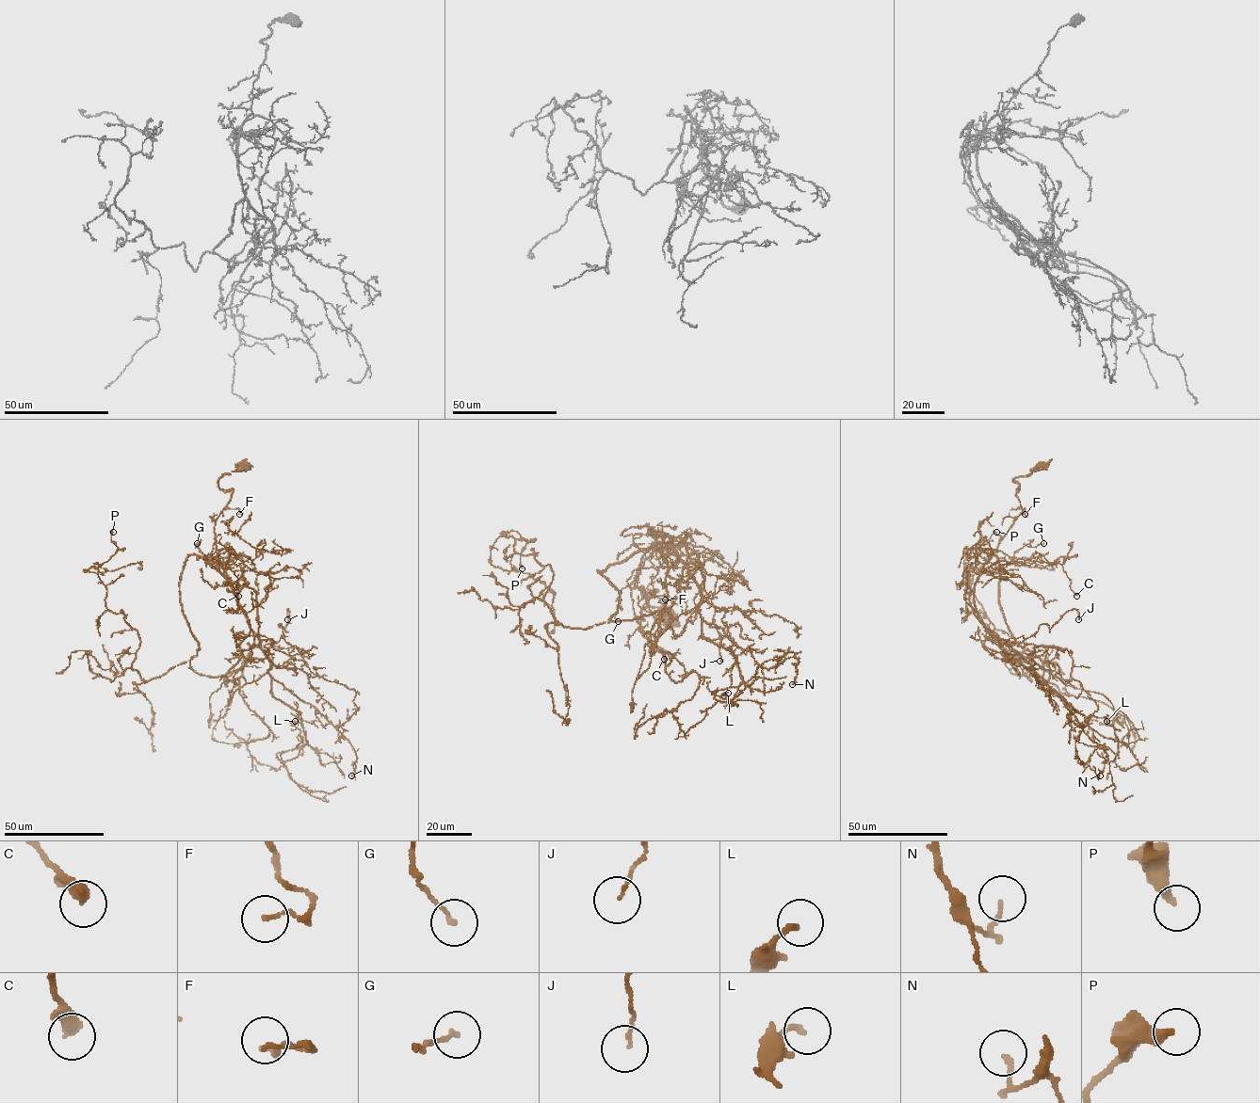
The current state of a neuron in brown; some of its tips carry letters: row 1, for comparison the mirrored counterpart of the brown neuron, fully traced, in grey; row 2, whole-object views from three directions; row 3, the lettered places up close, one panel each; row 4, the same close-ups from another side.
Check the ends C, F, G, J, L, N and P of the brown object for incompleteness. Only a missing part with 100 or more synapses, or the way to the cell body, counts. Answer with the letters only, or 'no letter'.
no letter

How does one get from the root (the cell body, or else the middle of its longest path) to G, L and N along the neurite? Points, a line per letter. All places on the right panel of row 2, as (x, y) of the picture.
G: (1041, 465), (1013, 480), (1022, 512), (997, 548), (1024, 564), (998, 561), (996, 568), (1025, 546), (1043, 543)
L: (1041, 465), (1013, 480), (1022, 512), (982, 568), (975, 608), (999, 646), (1116, 754), (1106, 721)
N: (1041, 465), (1013, 480), (1022, 512), (983, 566), (974, 604), (999, 646), (1085, 716), (1075, 750), (1100, 775)

